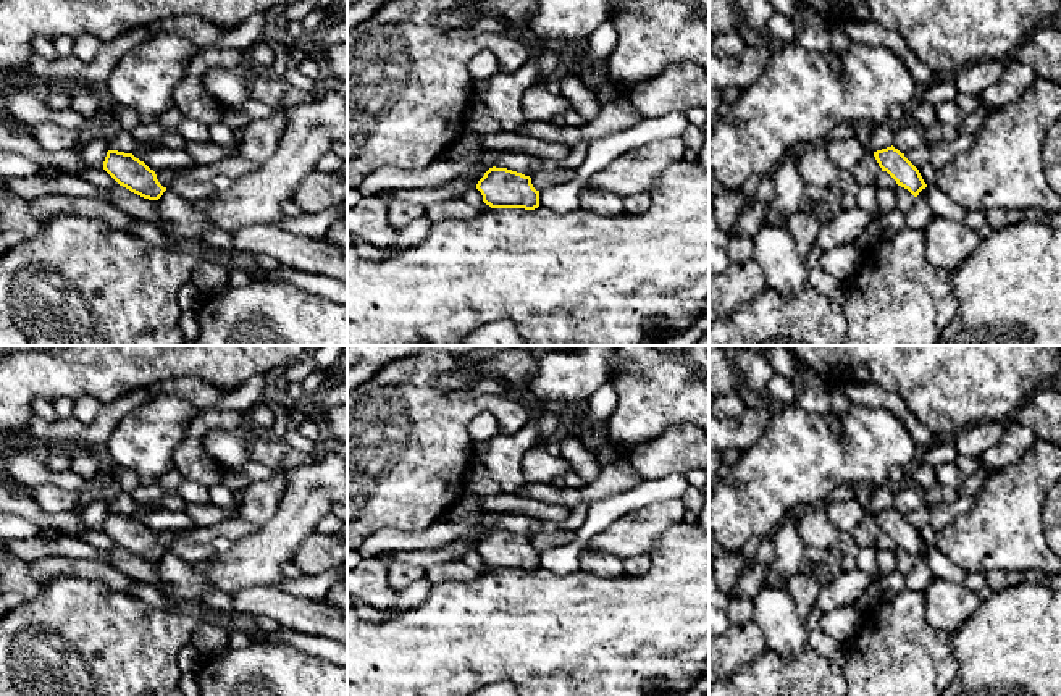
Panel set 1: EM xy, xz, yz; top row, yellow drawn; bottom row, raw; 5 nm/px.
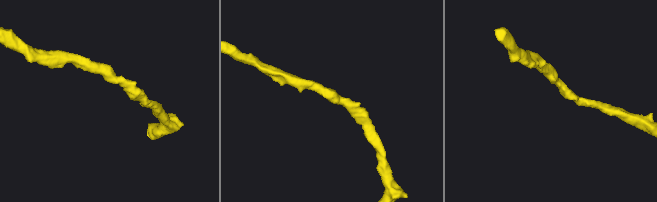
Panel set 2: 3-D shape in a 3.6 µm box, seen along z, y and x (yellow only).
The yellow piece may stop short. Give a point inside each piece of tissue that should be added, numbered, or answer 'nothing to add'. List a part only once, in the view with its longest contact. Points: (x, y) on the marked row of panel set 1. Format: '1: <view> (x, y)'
nothing to add

